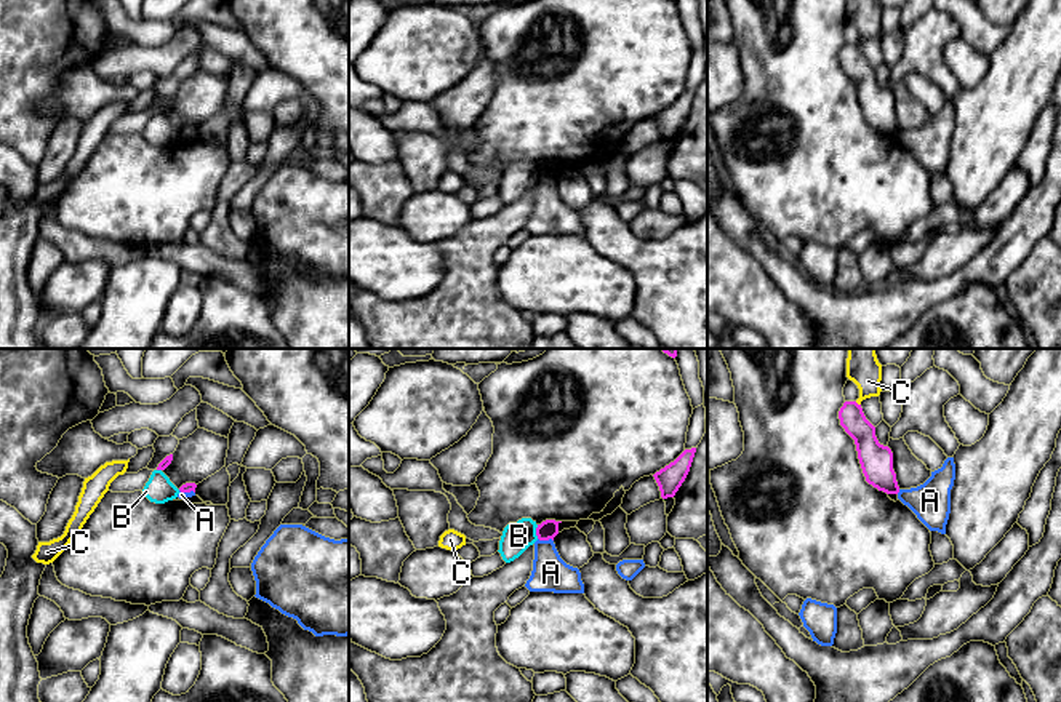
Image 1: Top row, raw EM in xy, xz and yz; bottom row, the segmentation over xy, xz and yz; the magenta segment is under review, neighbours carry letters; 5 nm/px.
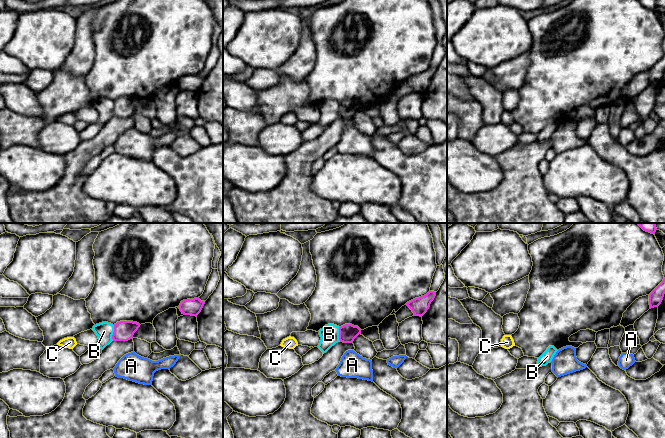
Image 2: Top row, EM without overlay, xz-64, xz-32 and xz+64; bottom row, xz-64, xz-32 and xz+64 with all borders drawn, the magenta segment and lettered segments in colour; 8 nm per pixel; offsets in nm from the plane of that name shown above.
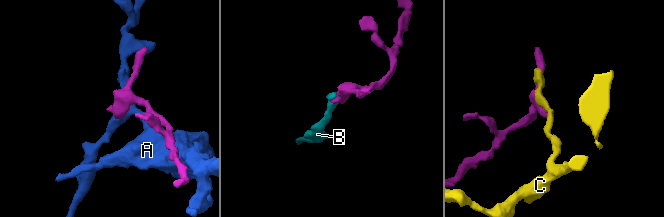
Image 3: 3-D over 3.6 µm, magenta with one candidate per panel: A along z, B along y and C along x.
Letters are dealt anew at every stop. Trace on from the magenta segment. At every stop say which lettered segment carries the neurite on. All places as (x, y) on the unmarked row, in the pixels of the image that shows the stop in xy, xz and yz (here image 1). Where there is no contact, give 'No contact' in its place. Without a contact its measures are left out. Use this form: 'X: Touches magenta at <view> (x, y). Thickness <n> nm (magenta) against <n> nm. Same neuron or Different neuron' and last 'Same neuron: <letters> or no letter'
A: Touches magenta at xz (546, 181). Thickness 100 nm (magenta) against 180 nm. Different neuron
B: Touches magenta at xz (536, 173). Thickness 100 nm (magenta) against 150 nm. Different neuron
C: Touches magenta at yz (856, 45). Thickness 130 nm (magenta) against 160 nm. Different neuron
Same neuron: no letter

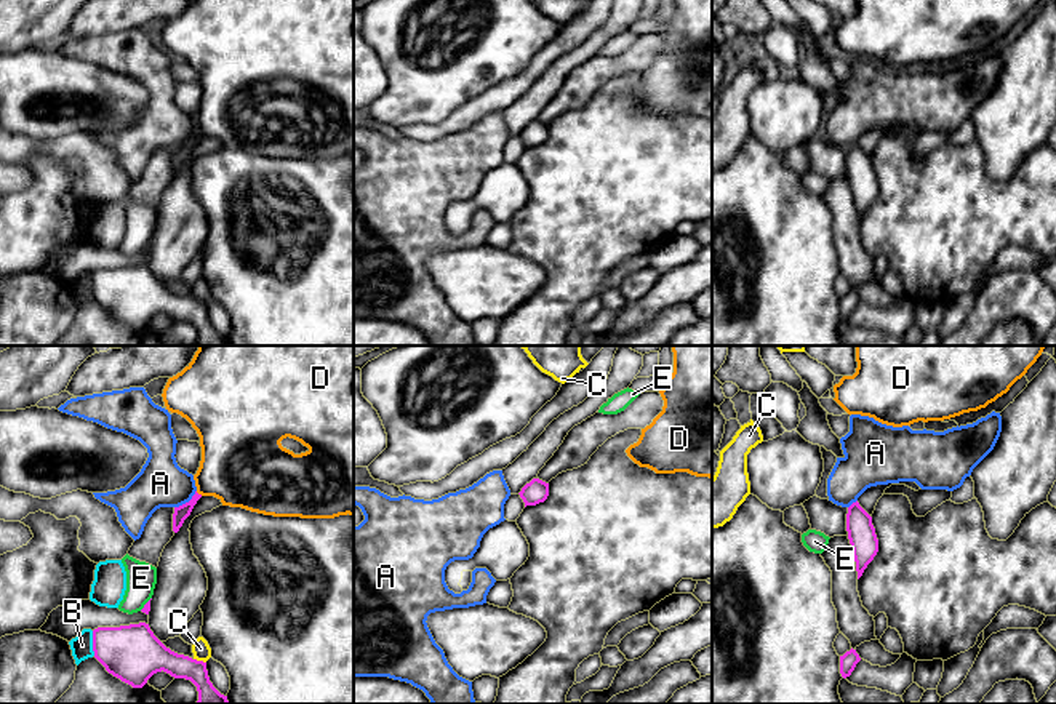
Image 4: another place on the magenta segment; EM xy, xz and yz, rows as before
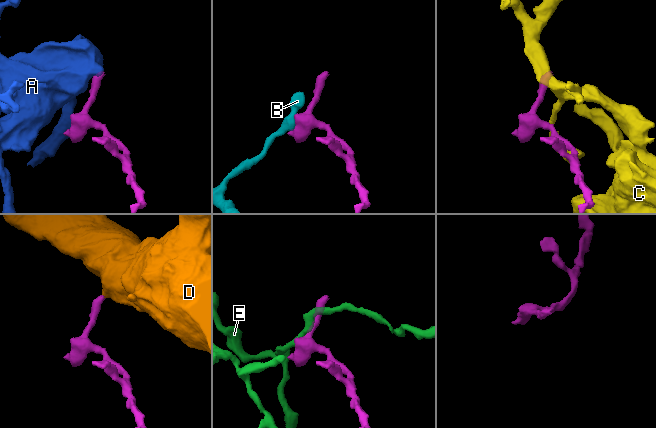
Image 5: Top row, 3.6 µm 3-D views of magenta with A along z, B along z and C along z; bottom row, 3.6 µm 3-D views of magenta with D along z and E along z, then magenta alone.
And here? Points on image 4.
A: Touches magenta at xy (186, 144). Thickness 70 nm (magenta) against 240 nm. Different neuron
B: Touches magenta at xy (93, 285). Thickness 280 nm (magenta) against 110 nm. Different neuron
C: Touches magenta at xy (200, 303). Thickness 170 nm (magenta) against 90 nm. Different neuron
D: Touches magenta at xy (197, 135). Thickness 70 nm (magenta) against 380 nm. Same neuron
E: Touches magenta at xy (146, 245). Thickness 40 nm (magenta) against 160 nm. Different neuron
Same neuron: D

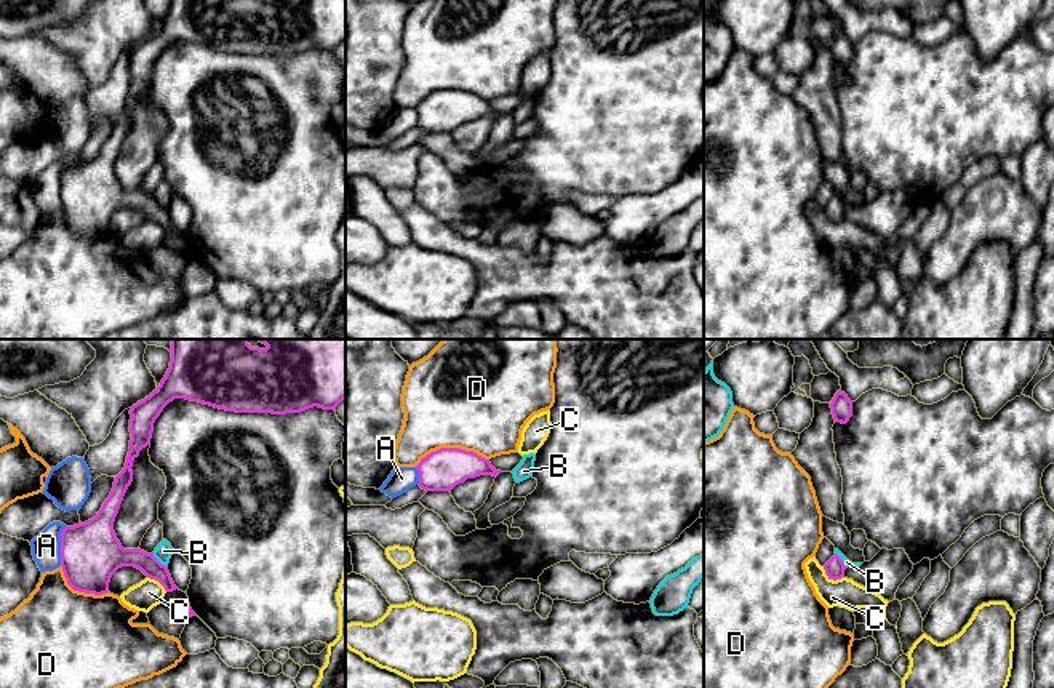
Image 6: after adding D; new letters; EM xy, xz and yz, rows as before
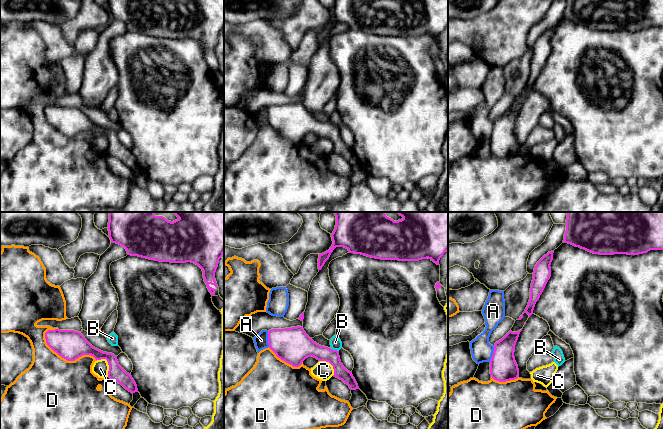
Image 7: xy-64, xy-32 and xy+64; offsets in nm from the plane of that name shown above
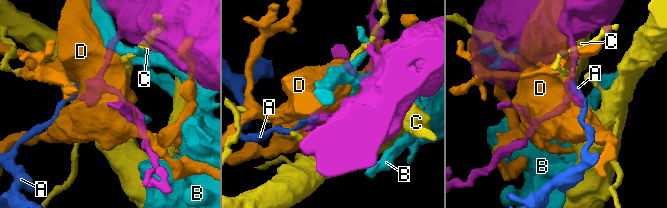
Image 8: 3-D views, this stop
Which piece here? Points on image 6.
A: Touches magenta at xy (61, 188). Thickness 300 nm (magenta) against 140 nm. Different neuron
B: Touches magenta at xy (159, 204). Thickness 150 nm (magenta) against 90 nm. Different neuron
C: Touches magenta at yz (832, 220). Thickness 100 nm (magenta) against 150 nm. Different neuron
D: Touches magenta at xz (451, 90). Thickness 200 nm (magenta) against 460 nm. Different neuron
Same neuron: no letter

